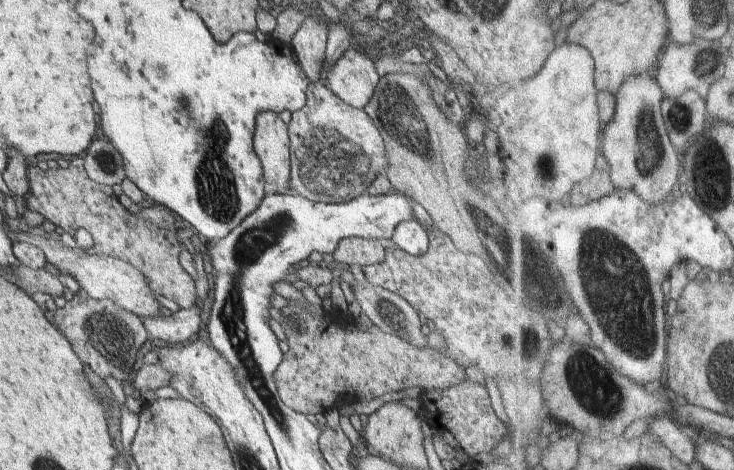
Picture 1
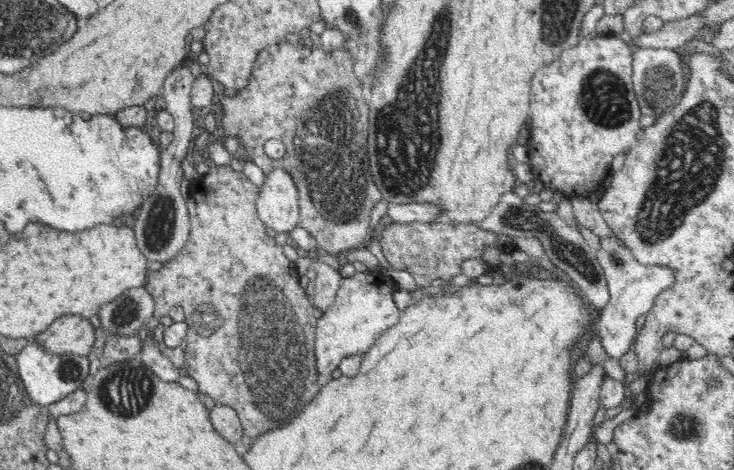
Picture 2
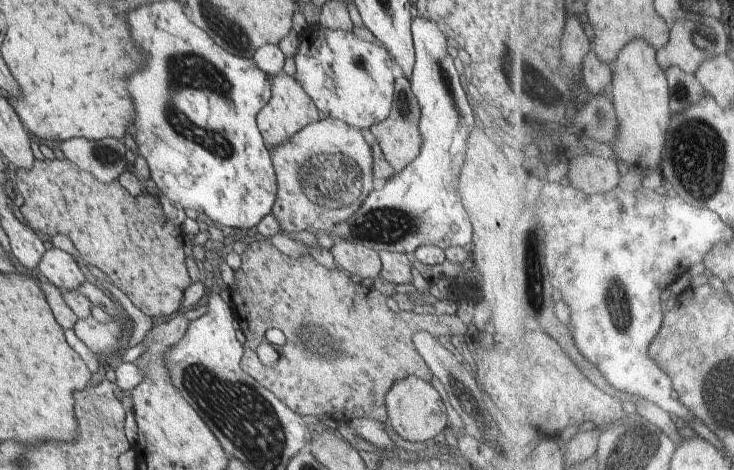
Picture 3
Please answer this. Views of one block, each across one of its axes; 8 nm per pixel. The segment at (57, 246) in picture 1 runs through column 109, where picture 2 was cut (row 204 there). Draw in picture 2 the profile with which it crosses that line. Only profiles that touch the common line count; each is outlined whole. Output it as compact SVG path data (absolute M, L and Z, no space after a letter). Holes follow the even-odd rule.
M274 169L265 176L256 201L258 218L264 226L284 234L299 226L299 192L284 169Z

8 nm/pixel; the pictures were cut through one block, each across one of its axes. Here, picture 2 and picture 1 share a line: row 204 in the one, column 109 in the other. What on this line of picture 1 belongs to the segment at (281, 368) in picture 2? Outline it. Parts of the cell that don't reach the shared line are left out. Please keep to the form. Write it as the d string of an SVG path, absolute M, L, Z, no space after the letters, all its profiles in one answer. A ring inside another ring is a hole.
M83 156L70 161L67 169L62 167L47 169L44 172L37 167L28 167L29 189L23 198L27 208L42 214L74 237L79 228L88 230L94 246L86 250L93 255L108 255L134 265L146 279L155 294L162 294L178 304L179 308L192 308L198 302L194 280L178 261L180 251L184 249L180 240L180 231L162 229L136 217L118 200L112 187L94 182L84 168Z

